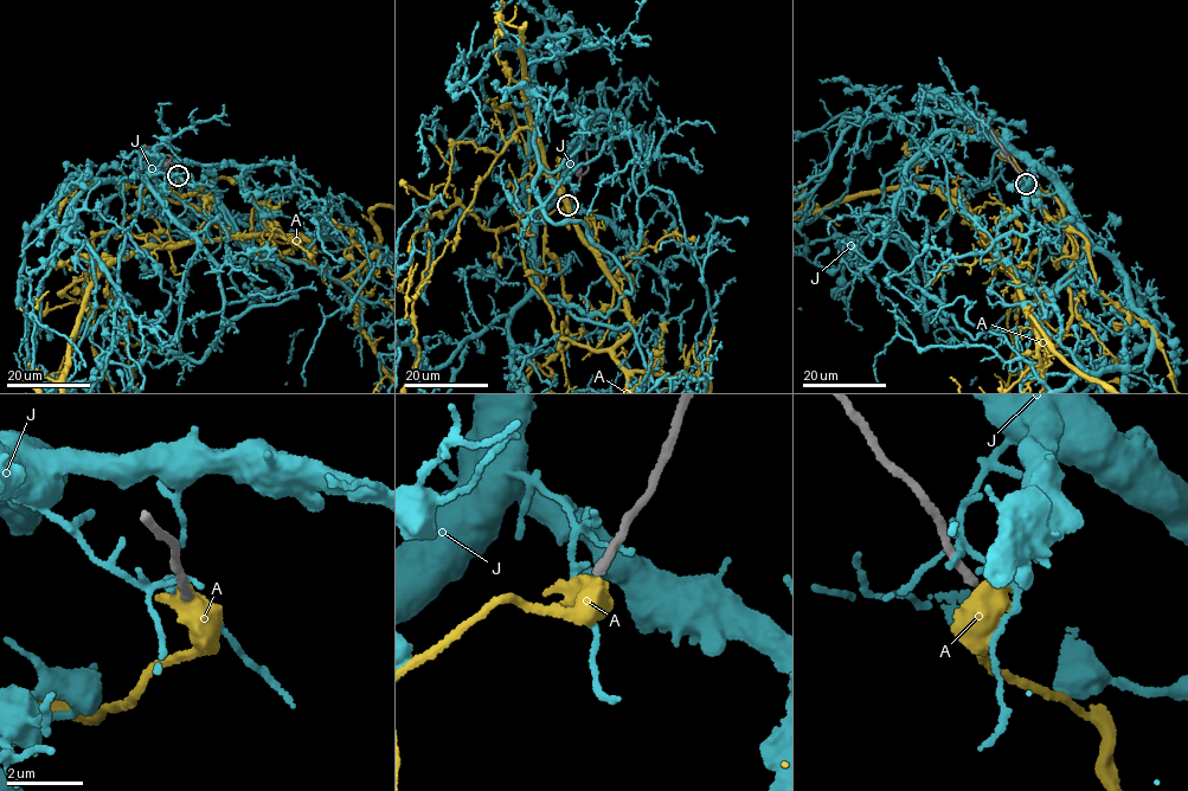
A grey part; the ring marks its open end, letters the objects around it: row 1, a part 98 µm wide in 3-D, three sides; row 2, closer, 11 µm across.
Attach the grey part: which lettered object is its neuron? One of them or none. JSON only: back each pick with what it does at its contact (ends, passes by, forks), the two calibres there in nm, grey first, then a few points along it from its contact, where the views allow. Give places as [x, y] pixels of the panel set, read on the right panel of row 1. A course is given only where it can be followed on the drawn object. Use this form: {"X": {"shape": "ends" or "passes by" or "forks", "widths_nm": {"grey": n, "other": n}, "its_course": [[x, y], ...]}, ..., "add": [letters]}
{"A": {"shape": "passes by", "widths_nm": {"grey": 220, "other": 500}}, "add": ["A"]}

